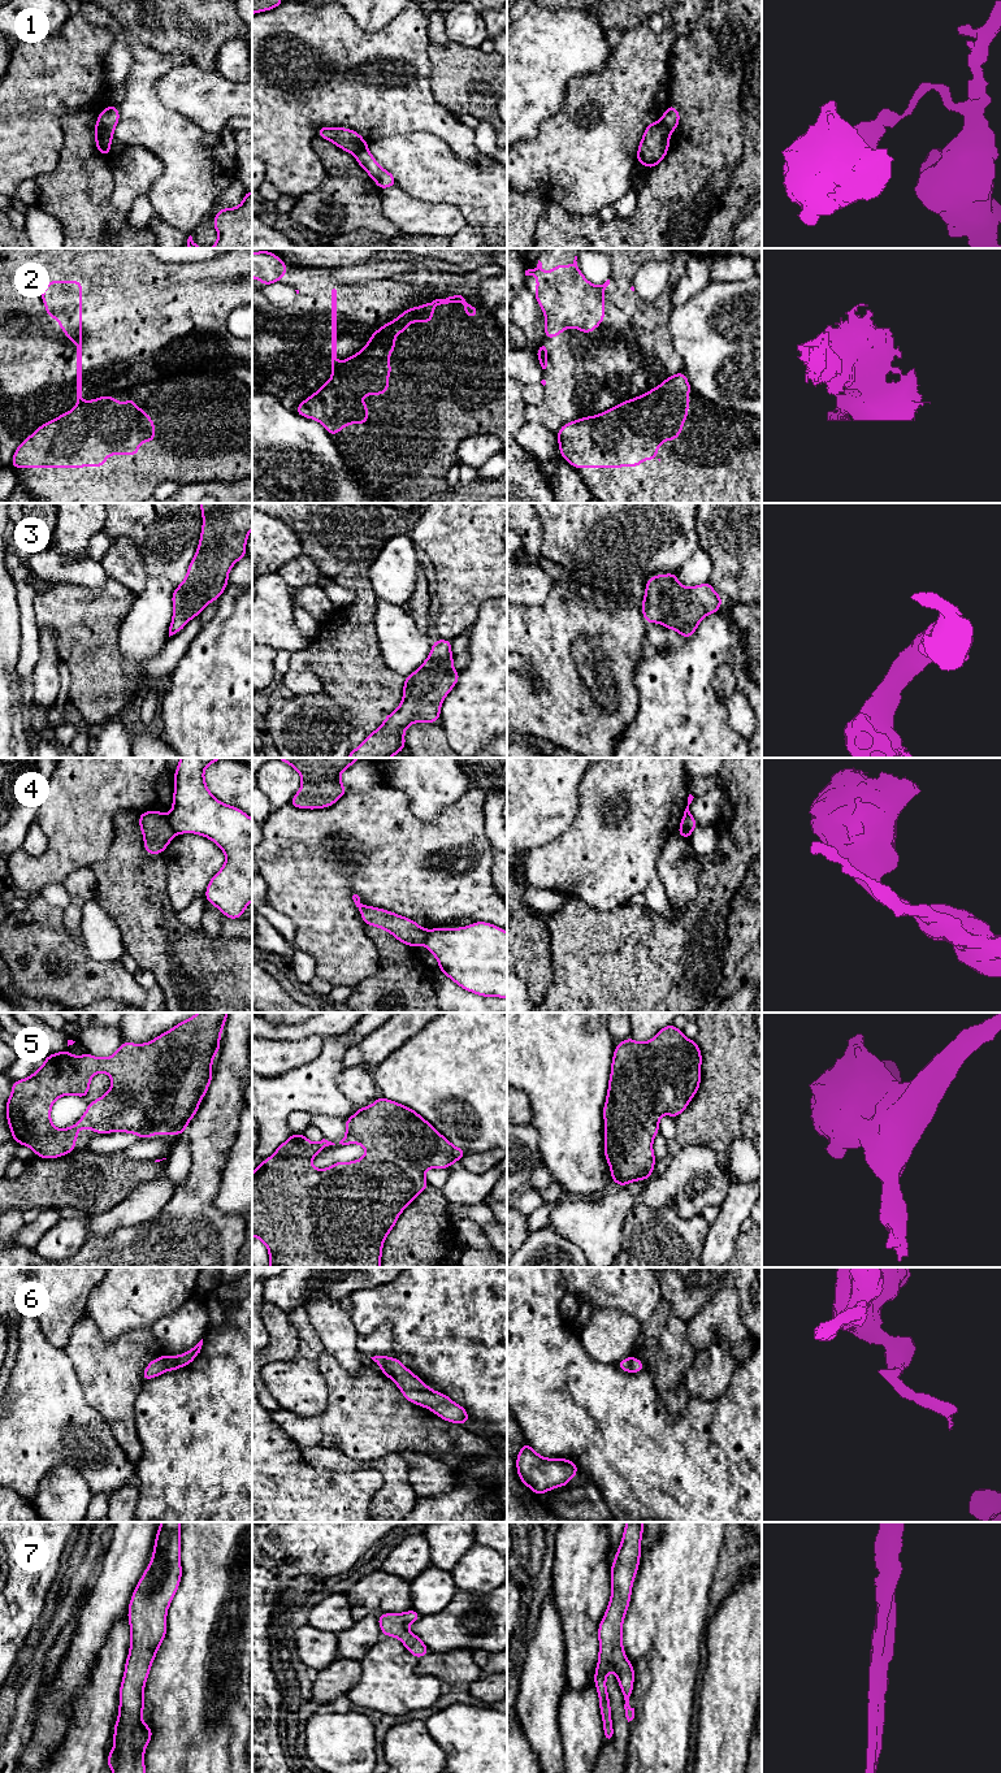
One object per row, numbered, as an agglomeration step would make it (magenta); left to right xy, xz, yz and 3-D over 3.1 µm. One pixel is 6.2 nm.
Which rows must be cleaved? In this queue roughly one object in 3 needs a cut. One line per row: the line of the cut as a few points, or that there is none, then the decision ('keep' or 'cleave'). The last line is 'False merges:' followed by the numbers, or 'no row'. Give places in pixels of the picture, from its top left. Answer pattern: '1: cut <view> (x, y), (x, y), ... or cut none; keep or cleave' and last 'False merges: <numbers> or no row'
1: cut xy (98, 121), (112, 135); cleave
2: cut xz (338, 363), (333, 371); cleave
3: cut none; keep
4: cut xy (168, 816), (168, 823), (176, 833); cleave
5: cut none; keep
6: cut none; keep
7: cut none; keep
False merges: 1, 2, 4

